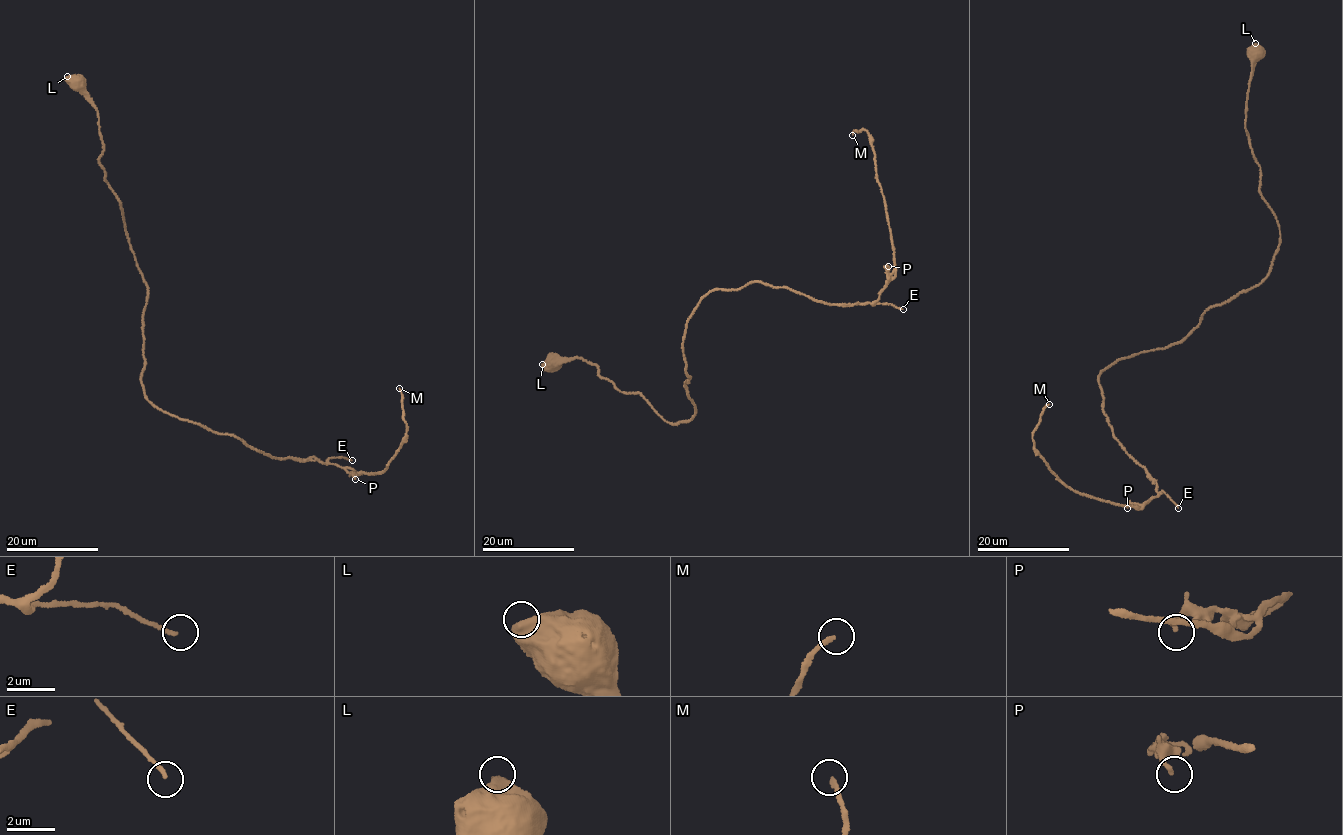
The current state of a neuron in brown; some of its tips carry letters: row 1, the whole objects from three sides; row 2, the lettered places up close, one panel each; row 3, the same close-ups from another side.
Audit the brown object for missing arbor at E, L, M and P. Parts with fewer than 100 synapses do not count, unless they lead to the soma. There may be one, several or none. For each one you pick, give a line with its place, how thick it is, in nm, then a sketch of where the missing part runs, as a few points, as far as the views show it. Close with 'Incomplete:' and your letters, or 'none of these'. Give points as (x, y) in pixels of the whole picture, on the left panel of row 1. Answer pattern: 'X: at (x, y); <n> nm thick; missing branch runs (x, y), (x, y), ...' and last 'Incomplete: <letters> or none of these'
M: at (399, 388); 160 nm thick; missing branch runs (399, 388), (396, 348), (397, 331), (401, 327), (450, 344)
Incomplete: M

